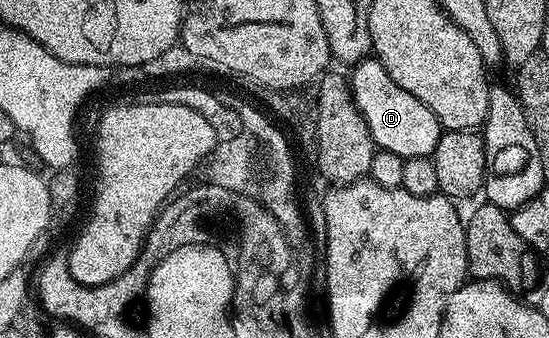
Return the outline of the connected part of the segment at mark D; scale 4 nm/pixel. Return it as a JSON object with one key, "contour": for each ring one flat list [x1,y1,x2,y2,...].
{"contour":[[368,58,350,69,351,96,355,99,357,110,365,118,369,126,369,134,373,138,376,149,397,154,403,160,434,157,435,147,441,135,439,119,409,90,401,90,389,74,385,74,385,66,374,58]]}

